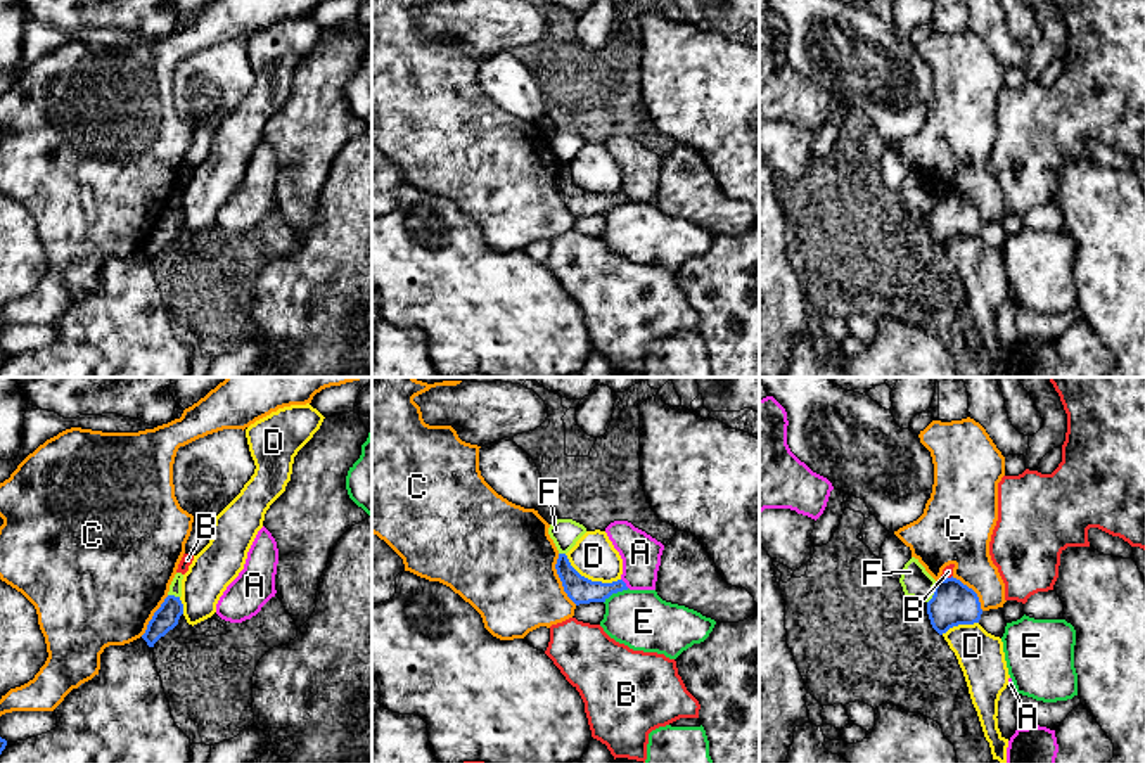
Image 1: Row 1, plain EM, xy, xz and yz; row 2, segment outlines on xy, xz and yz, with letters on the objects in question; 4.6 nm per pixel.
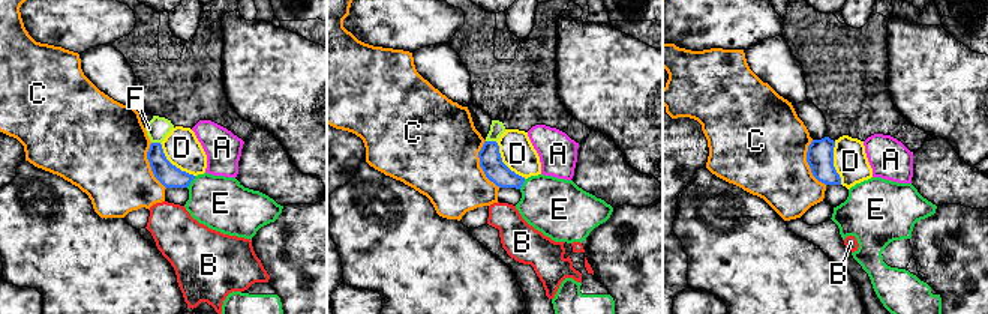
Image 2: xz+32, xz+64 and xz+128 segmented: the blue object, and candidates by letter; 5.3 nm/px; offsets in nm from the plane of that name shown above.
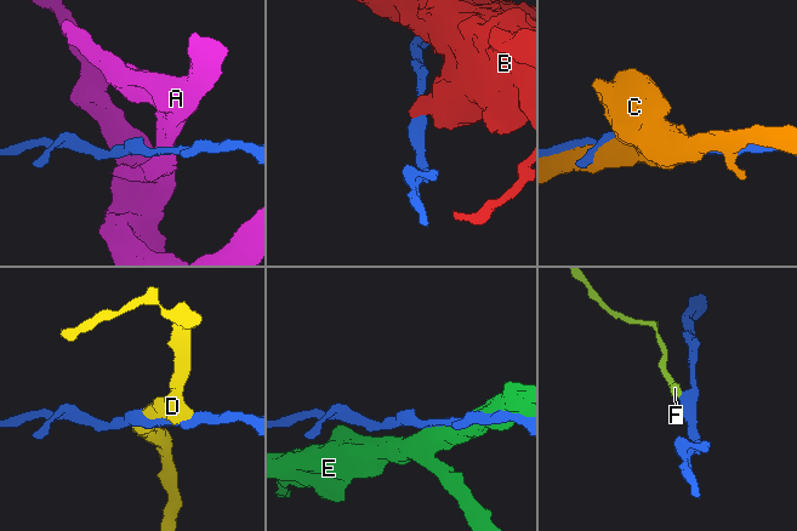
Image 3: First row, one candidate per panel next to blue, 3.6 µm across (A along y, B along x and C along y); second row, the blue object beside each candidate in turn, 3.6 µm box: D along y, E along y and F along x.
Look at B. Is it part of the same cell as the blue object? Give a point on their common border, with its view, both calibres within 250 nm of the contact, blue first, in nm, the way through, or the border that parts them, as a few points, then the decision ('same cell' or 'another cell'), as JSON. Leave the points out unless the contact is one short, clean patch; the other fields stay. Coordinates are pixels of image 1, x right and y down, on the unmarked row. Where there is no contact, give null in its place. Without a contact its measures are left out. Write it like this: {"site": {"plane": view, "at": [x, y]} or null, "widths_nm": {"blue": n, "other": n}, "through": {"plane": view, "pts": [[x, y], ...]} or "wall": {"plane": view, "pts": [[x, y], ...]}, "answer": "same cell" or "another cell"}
{"site": {"plane": "yz", "at": [946, 191]}, "widths_nm": {"blue": 200, "other": 50}, "wall": {"plane": "yz", "pts": [[952, 187], [943, 192]]}, "answer": "another cell"}

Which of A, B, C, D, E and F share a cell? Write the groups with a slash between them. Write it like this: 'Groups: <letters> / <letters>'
Groups: A / B / C / D / E / F

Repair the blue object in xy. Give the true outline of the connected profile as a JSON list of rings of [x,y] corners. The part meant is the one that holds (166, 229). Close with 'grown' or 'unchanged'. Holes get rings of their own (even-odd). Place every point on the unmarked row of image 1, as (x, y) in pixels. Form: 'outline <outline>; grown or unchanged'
outline [[[168,208],[161,220],[154,225],[142,251],[147,254],[149,260],[154,260],[154,256],[161,249],[164,249],[170,242],[178,237],[182,227],[183,216],[180,209]]]; unchanged

